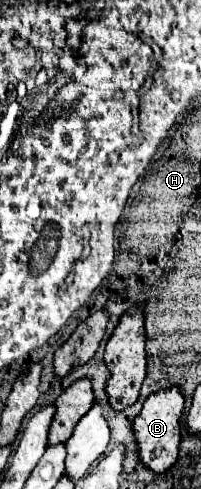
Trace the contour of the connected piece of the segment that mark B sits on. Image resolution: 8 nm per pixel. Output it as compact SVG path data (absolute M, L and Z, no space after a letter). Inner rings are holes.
M177 385L161 389L151 393L145 403L141 413L137 415L137 419L133 421L133 429L135 429L135 437L139 443L139 457L141 461L157 471L163 473L167 471L177 455L179 455L179 443L181 443L181 415L183 415L183 405L185 405L185 397L181 393L181 389Z

